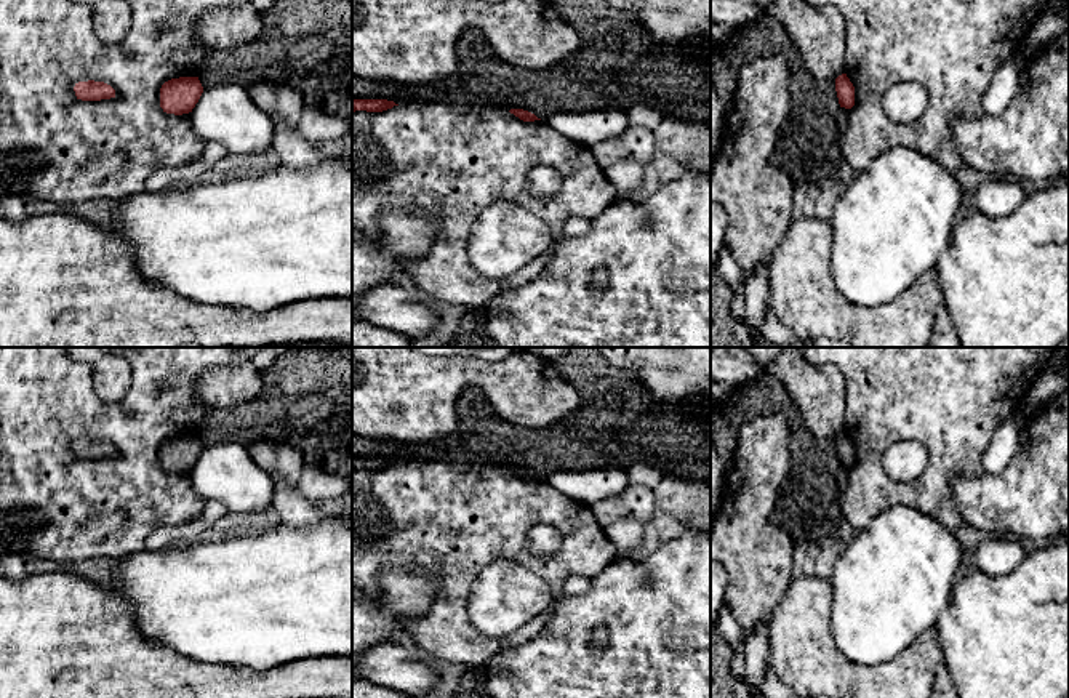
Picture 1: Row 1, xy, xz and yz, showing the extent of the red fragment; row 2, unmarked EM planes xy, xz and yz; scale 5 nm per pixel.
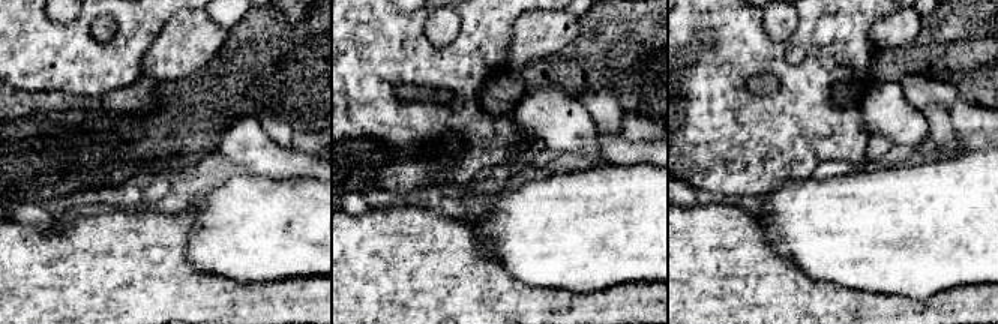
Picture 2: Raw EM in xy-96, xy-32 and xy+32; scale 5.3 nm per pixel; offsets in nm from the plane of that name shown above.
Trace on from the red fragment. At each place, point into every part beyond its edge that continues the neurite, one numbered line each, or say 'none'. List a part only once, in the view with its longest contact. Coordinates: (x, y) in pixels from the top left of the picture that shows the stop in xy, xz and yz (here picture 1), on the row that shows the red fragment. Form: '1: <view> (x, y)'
none

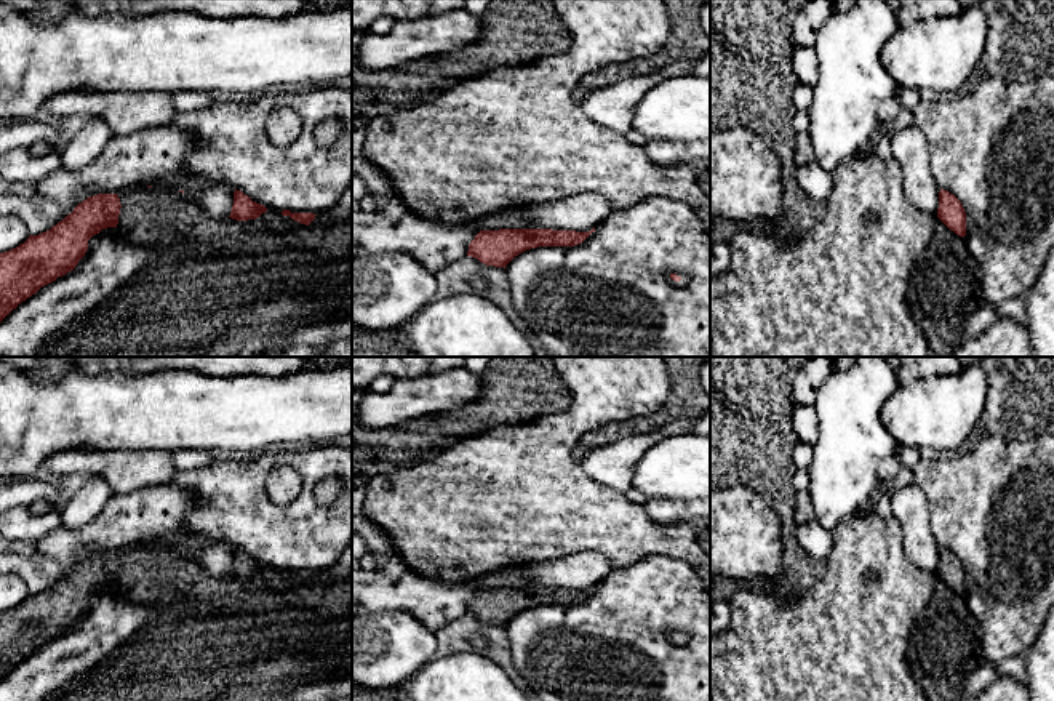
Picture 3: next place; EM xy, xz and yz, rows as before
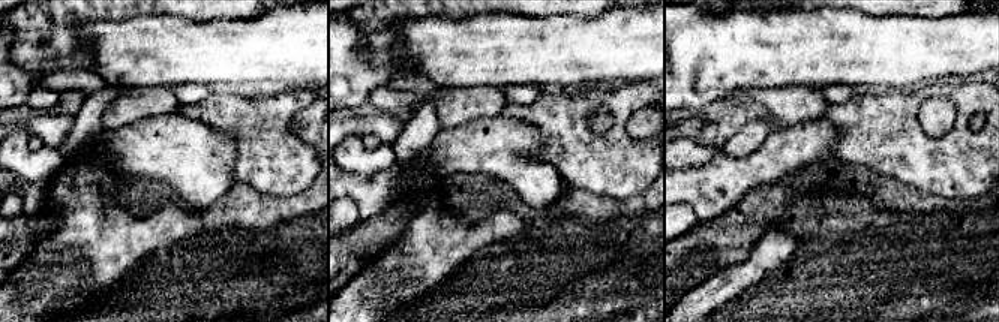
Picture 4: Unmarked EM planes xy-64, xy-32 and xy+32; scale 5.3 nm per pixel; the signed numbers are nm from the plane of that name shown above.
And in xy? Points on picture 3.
none

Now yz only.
none

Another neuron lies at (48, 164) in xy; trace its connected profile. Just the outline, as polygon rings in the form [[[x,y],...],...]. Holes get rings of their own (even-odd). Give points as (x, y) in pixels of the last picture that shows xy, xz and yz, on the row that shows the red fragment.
[[[16,147],[0,154],[0,178],[11,182],[37,182],[61,168],[59,150],[35,157],[29,149]]]

